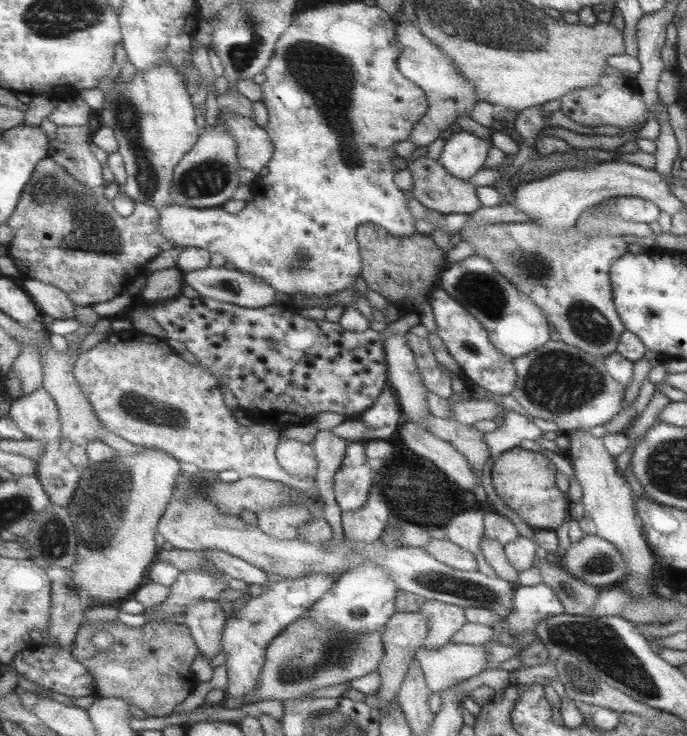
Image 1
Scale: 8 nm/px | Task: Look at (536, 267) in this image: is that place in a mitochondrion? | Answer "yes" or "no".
yes

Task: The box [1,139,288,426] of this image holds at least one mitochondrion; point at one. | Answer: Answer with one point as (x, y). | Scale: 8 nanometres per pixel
(94, 231)

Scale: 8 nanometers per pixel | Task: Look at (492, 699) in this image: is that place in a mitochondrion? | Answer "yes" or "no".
no

